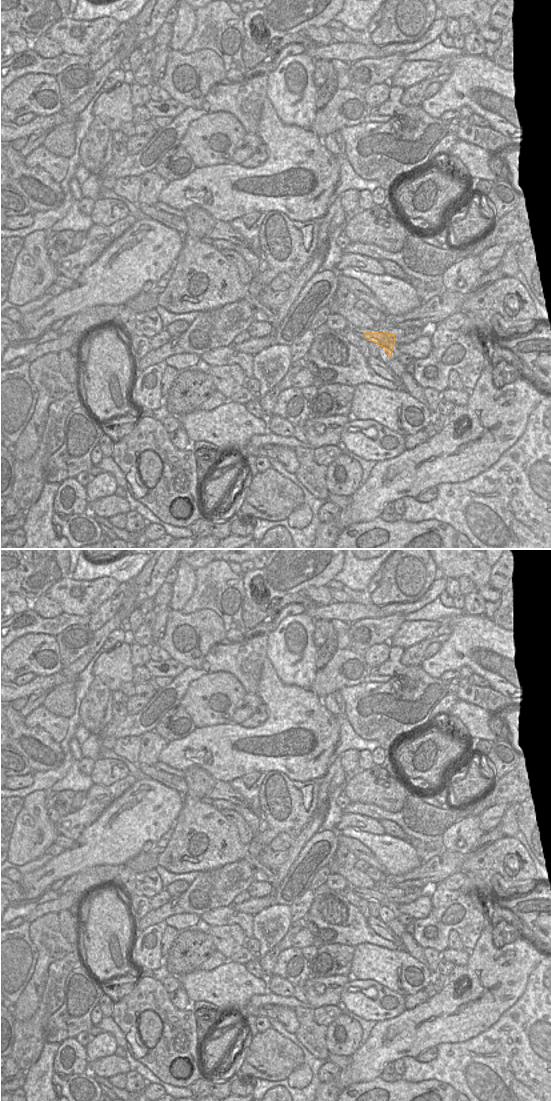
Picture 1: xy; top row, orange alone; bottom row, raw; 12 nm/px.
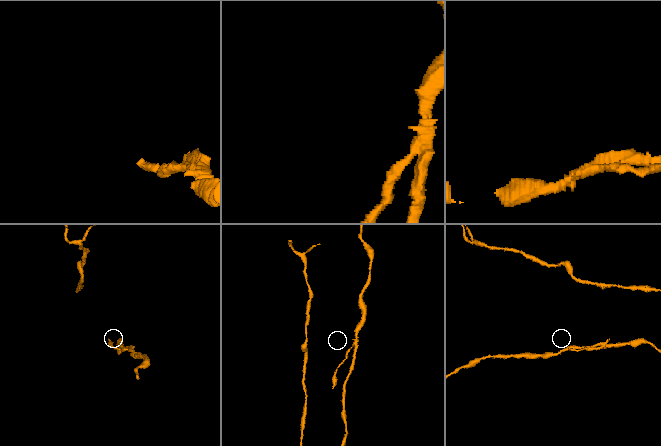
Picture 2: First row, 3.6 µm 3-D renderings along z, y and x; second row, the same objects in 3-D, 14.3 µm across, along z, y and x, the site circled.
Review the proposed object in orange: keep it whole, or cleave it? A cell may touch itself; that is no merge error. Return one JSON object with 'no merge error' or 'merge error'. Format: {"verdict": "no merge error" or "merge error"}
{"verdict": "merge error"}

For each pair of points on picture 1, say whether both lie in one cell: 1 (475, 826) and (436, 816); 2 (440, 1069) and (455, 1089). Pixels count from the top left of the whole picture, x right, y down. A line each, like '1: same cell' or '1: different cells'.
1: different cells
2: different cells

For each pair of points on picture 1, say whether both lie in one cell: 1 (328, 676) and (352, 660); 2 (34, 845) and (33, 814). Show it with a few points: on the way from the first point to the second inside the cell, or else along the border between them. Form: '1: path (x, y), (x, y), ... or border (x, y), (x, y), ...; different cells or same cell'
1: path (334, 676), (346, 666); same cell
2: path (33, 837), (33, 822); same cell

